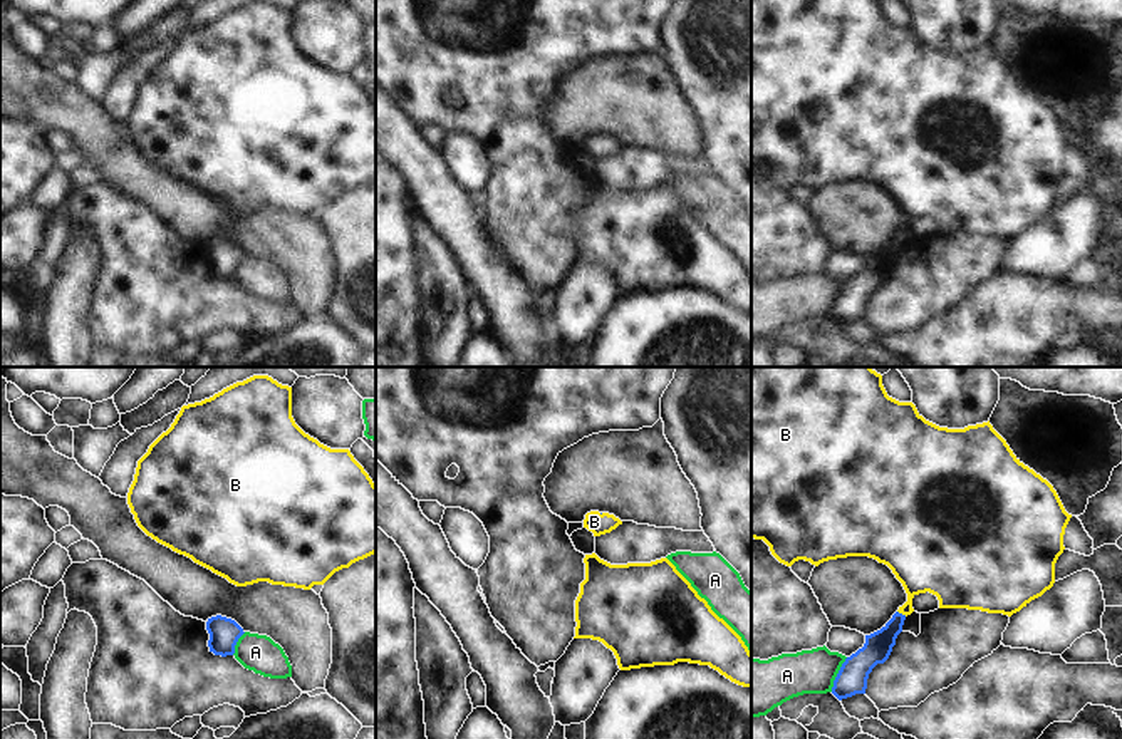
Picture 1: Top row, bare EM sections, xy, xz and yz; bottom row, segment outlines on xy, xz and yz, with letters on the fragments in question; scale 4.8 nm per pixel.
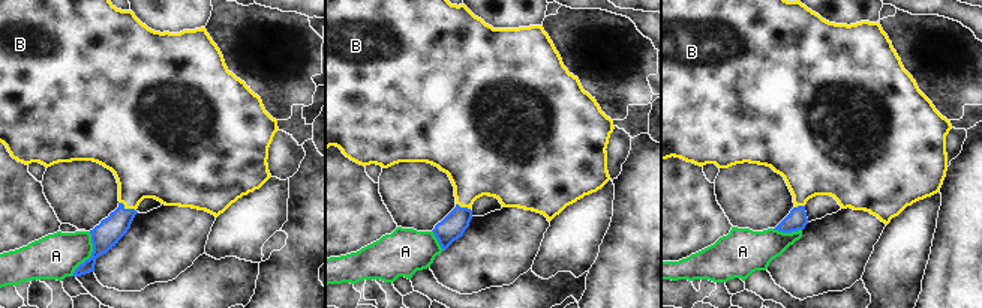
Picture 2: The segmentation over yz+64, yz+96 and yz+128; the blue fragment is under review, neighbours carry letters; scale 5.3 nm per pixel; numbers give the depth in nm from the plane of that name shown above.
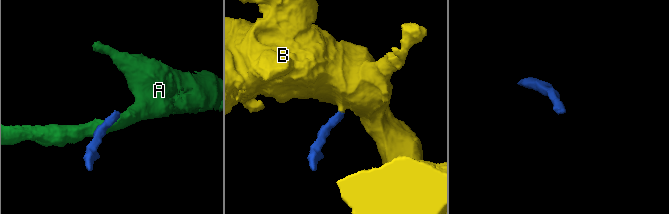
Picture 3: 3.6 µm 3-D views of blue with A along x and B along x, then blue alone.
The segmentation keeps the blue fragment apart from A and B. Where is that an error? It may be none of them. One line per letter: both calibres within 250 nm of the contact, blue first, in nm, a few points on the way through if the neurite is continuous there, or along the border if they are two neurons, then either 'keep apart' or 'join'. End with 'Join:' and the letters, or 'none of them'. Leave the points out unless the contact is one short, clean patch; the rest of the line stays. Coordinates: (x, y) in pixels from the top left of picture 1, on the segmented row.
A: 140/220 nm | keep apart
B: 140/240 nm | across yz (877, 647), (901, 614), (908, 607), (919, 565) | join
Join: B

